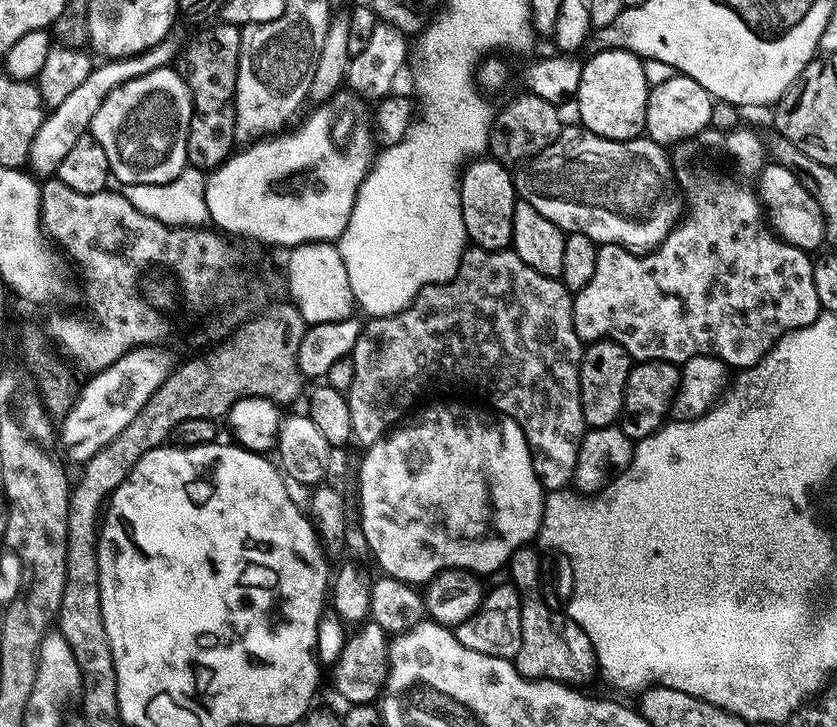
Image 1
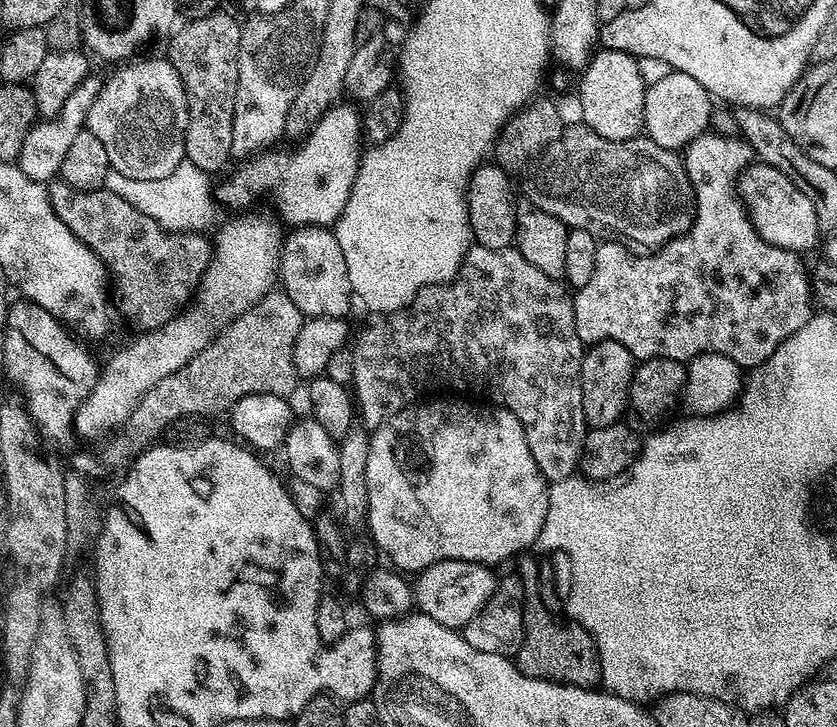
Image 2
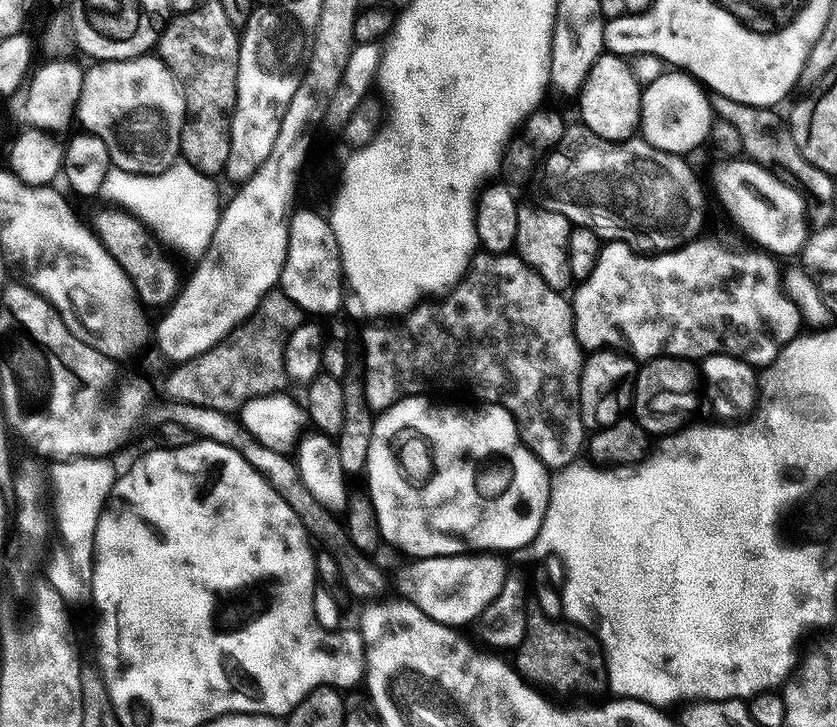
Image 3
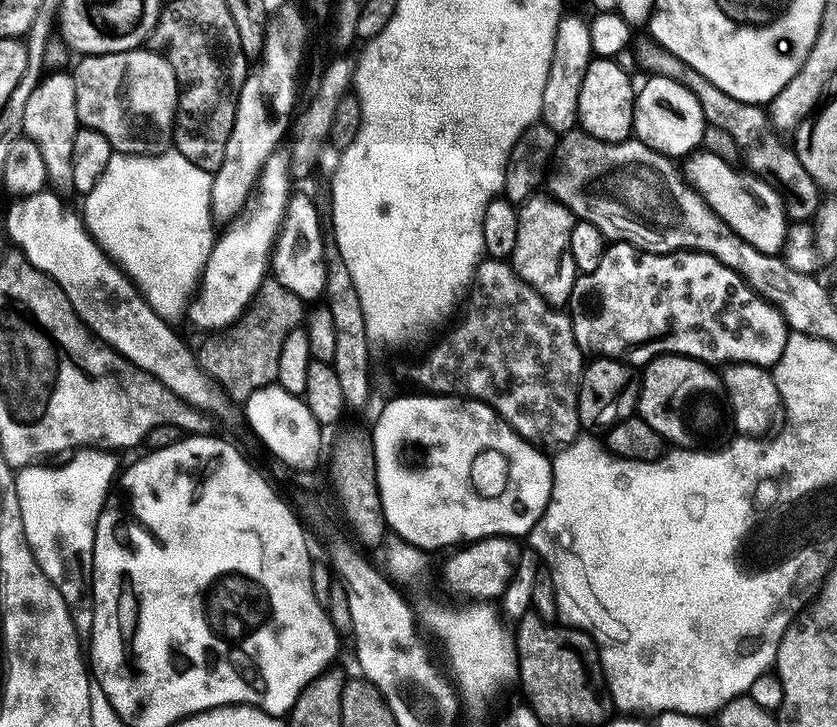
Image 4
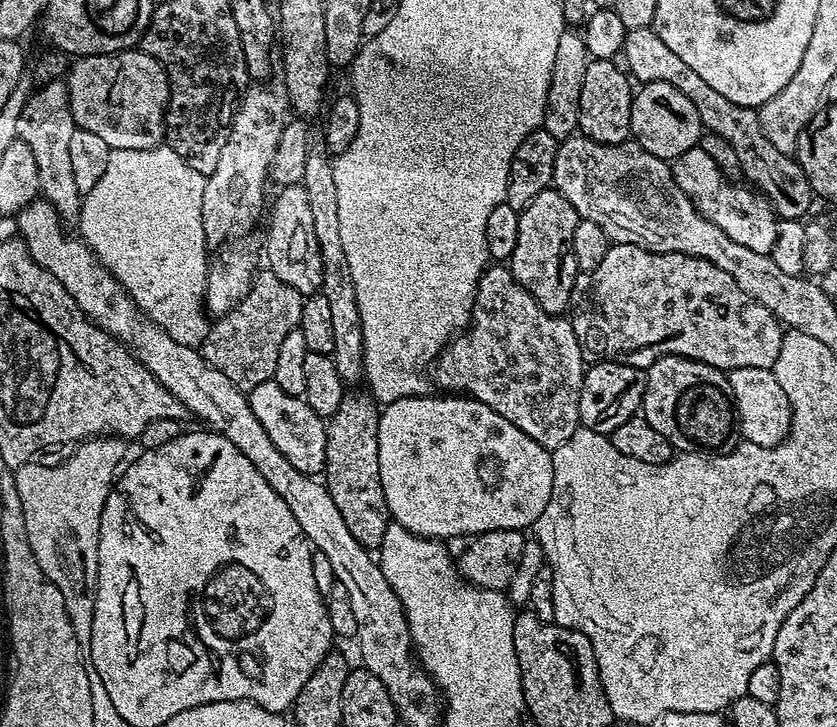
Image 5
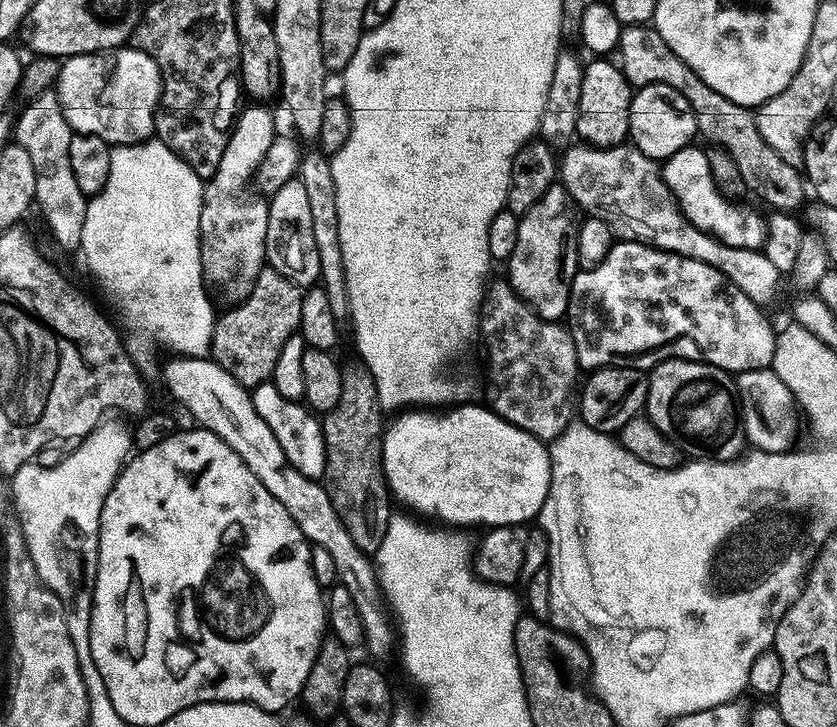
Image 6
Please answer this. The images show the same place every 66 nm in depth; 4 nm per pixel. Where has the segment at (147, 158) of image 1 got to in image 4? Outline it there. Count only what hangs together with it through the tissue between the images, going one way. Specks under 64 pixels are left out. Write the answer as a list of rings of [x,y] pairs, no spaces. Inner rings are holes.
[[[141,46],[132,48],[129,52],[101,56],[81,55],[75,61],[71,75],[74,78],[76,109],[81,125],[98,130],[98,134],[105,136],[117,153],[130,156],[157,156],[173,147],[181,85],[176,83],[174,70],[160,53]]]

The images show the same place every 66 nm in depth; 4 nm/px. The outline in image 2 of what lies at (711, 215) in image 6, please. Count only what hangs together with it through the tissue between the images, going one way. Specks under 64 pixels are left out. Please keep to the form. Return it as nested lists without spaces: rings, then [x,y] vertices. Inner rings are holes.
[[[759,162],[749,163],[748,167],[739,173],[740,188],[738,184],[738,196],[747,211],[748,219],[752,221],[756,232],[766,242],[770,242],[779,248],[785,248],[787,252],[804,254],[807,248],[816,244],[818,229],[816,227],[816,215],[814,206],[802,190],[798,190],[776,168]]]

